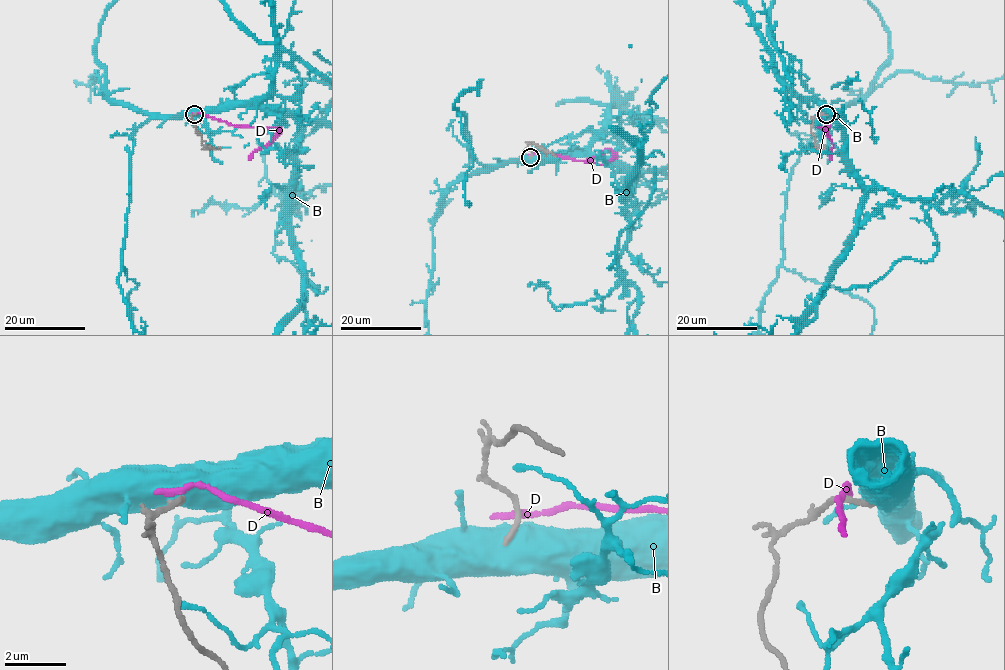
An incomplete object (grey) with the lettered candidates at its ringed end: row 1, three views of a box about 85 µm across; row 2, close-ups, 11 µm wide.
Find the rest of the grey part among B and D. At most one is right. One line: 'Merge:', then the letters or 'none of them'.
Merge: none of them

